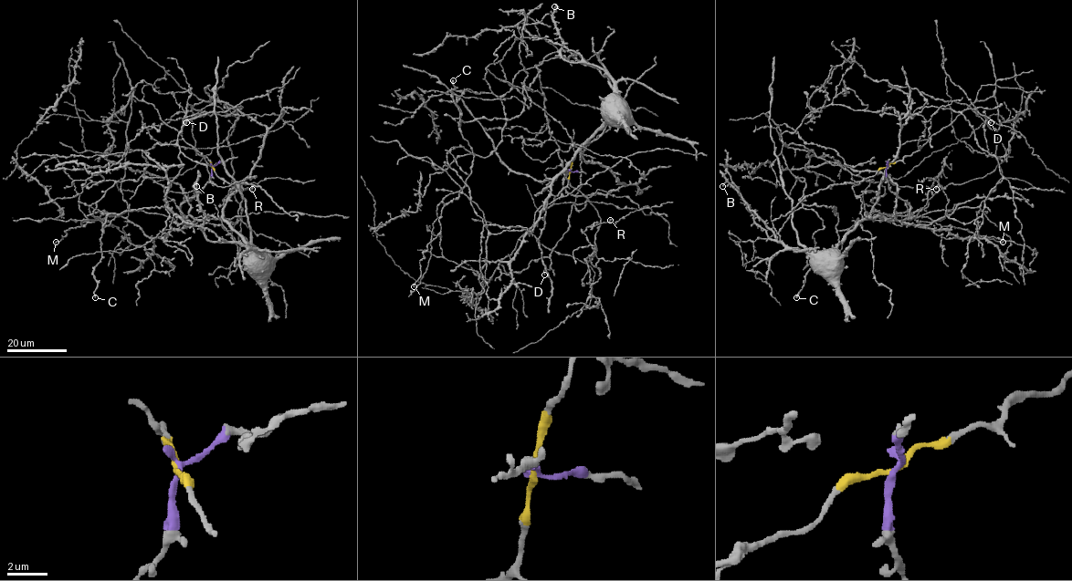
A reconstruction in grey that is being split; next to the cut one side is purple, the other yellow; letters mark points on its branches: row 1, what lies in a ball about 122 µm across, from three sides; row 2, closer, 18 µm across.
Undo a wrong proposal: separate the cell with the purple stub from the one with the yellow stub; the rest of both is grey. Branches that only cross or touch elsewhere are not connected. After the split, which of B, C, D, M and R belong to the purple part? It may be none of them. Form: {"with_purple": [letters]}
{"with_purple": ["B", "C", "D", "M", "R"]}

